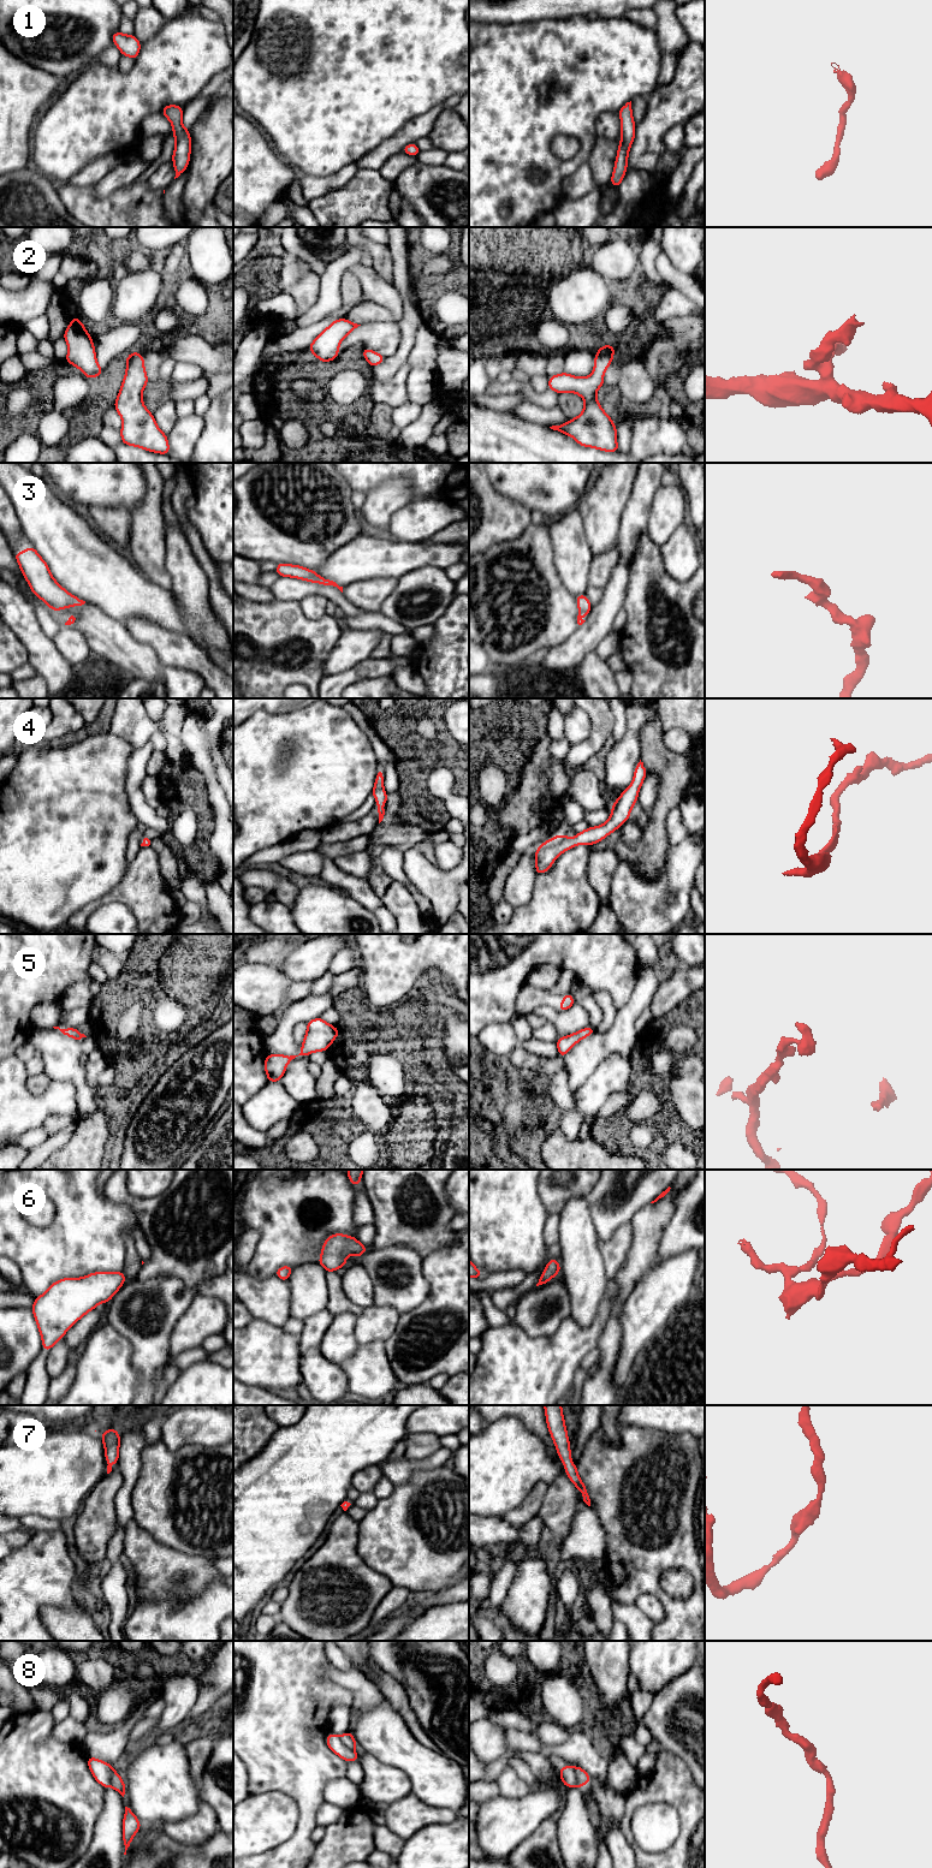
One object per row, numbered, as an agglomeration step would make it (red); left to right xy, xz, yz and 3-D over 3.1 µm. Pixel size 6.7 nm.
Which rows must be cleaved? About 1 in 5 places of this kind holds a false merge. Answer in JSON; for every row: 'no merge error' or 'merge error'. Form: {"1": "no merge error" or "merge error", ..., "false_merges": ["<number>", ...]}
{"1": "no merge error", "2": "no merge error", "3": "no merge error", "4": "no merge error", "5": "no merge error", "6": "no merge error", "7": "no merge error", "8": "merge error", "false_merges": ["8"]}

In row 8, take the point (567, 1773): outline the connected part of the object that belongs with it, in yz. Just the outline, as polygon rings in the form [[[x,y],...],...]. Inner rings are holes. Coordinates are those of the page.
[[[570,1765],[559,1768],[559,1775],[566,1787],[577,1787],[575,1772]]]

